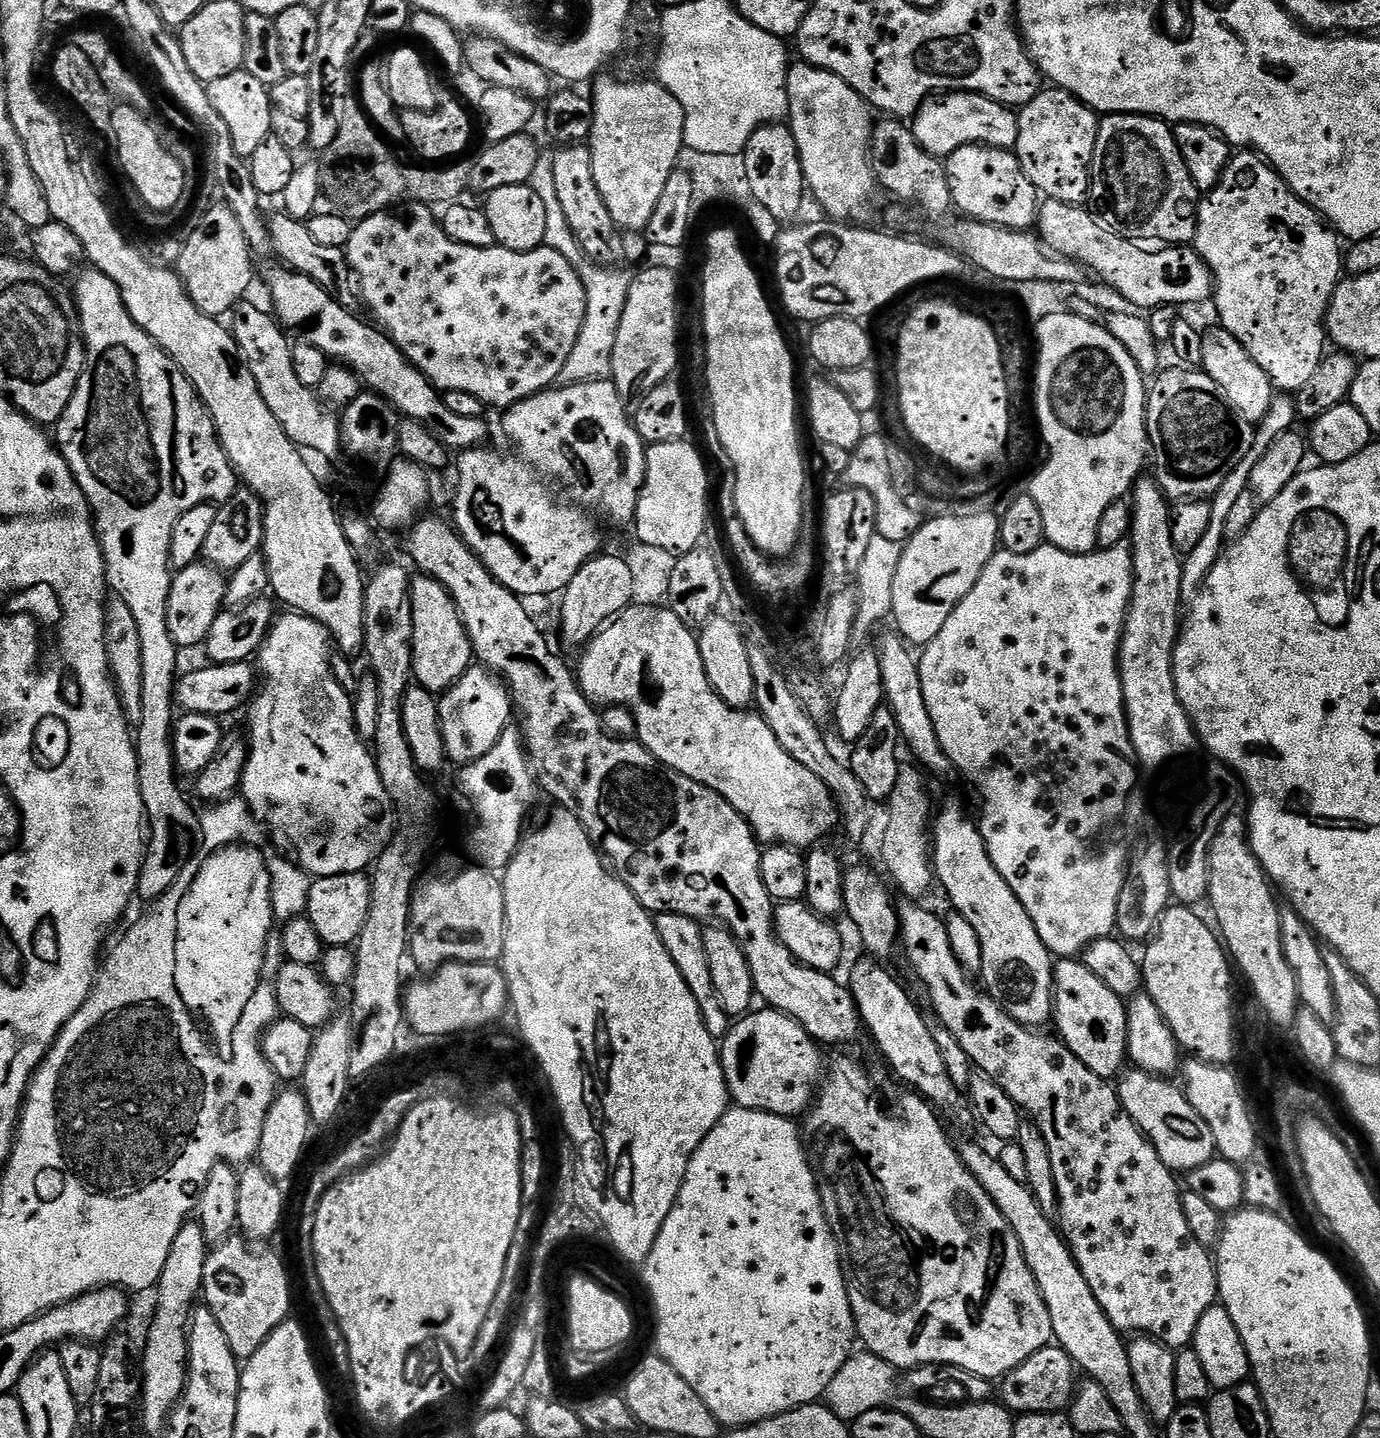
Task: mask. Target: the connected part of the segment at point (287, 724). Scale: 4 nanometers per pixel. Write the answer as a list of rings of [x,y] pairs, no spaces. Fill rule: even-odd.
[[[287,615],[273,623],[258,653],[262,687],[247,709],[246,735],[250,747],[244,767],[242,799],[248,811],[262,822],[271,843],[291,857],[309,877],[364,872],[394,835],[393,821],[392,824],[388,821],[390,805],[386,786],[382,786],[375,755],[356,732],[353,697],[332,673],[334,648],[328,631],[308,616]]]

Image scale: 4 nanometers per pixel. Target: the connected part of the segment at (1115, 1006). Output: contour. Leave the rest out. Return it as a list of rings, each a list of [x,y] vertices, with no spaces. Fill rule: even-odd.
[[[1064,958],[1053,967],[1052,1010],[1059,1039],[1091,1072],[1107,1081],[1121,1075],[1123,1064],[1128,1060],[1128,1010],[1125,1001],[1114,994],[1102,978],[1090,974],[1079,959]]]

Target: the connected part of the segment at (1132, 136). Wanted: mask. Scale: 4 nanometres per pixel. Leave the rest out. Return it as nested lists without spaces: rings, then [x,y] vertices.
[[[1108,114],[1100,120],[1100,129],[1096,135],[1094,146],[1094,158],[1092,159],[1092,191],[1090,193],[1091,203],[1096,203],[1094,212],[1097,217],[1112,232],[1124,236],[1128,240],[1137,242],[1148,242],[1144,240],[1161,240],[1164,246],[1188,246],[1196,238],[1196,215],[1200,209],[1202,193],[1194,186],[1194,178],[1190,178],[1190,170],[1186,170],[1186,162],[1182,162],[1182,154],[1178,150],[1178,142],[1174,138],[1172,128],[1163,120],[1157,120],[1155,116],[1133,116],[1131,114]]]

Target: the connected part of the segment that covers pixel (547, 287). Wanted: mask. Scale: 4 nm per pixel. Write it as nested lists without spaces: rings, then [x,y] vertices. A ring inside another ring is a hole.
[[[420,210],[417,216],[388,216],[387,211],[375,212],[365,220],[359,221],[350,234],[347,246],[348,264],[355,279],[360,279],[358,292],[362,304],[372,311],[377,325],[406,354],[406,358],[421,372],[433,386],[444,392],[469,392],[474,394],[486,406],[492,404],[499,410],[513,408],[518,402],[549,391],[559,381],[562,366],[566,366],[566,358],[570,358],[570,350],[574,350],[574,342],[578,342],[578,334],[582,334],[582,322],[586,318],[586,290],[582,286],[582,278],[574,270],[572,263],[554,246],[541,246],[529,252],[515,252],[509,248],[479,248],[478,246],[462,246],[462,242],[454,242],[446,234],[443,223],[437,213],[432,210]]]

